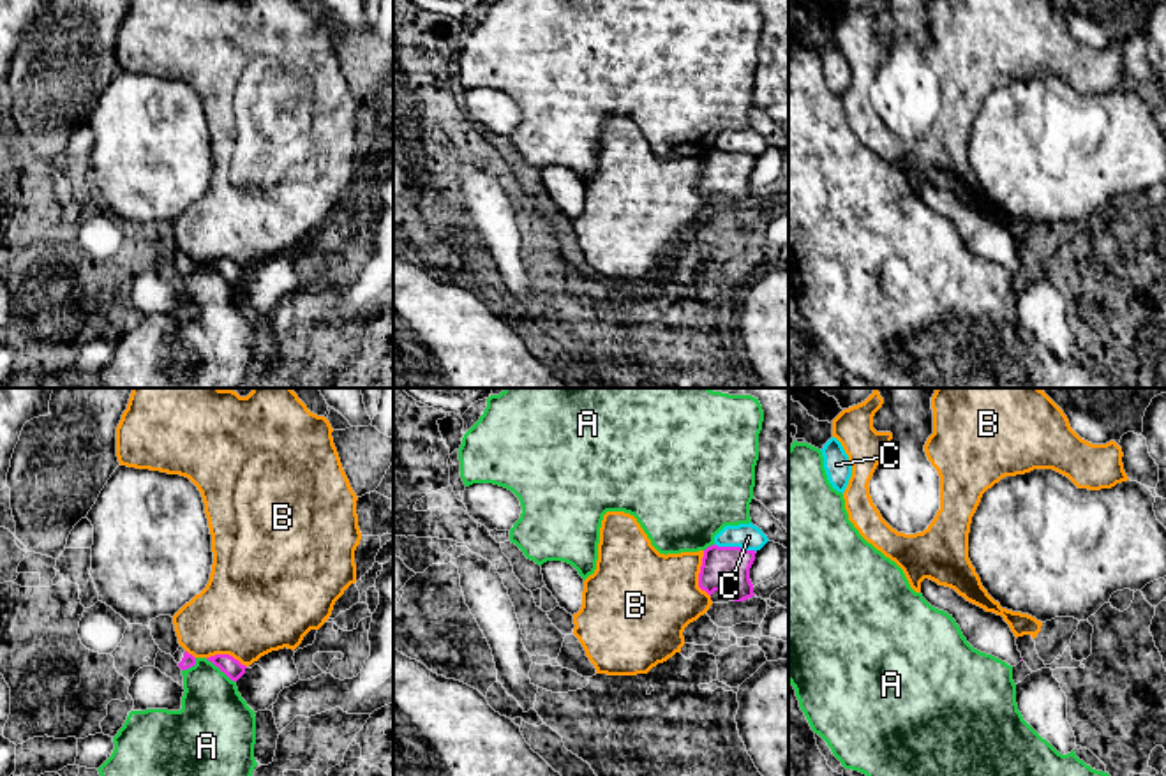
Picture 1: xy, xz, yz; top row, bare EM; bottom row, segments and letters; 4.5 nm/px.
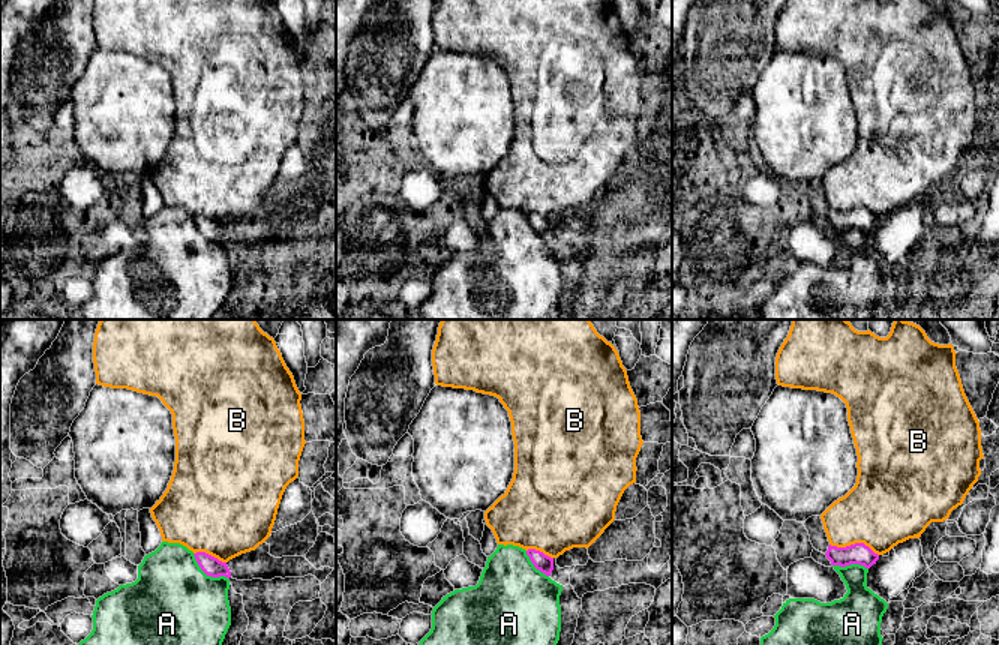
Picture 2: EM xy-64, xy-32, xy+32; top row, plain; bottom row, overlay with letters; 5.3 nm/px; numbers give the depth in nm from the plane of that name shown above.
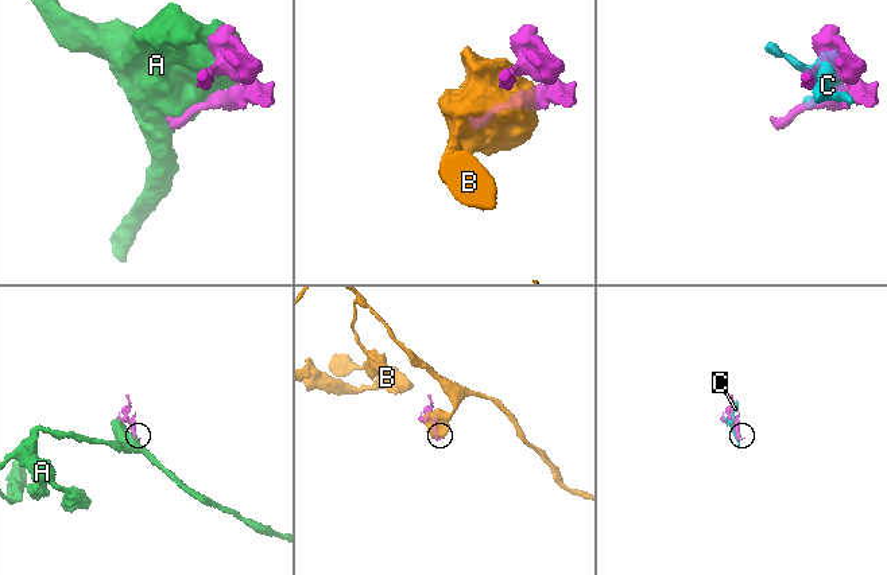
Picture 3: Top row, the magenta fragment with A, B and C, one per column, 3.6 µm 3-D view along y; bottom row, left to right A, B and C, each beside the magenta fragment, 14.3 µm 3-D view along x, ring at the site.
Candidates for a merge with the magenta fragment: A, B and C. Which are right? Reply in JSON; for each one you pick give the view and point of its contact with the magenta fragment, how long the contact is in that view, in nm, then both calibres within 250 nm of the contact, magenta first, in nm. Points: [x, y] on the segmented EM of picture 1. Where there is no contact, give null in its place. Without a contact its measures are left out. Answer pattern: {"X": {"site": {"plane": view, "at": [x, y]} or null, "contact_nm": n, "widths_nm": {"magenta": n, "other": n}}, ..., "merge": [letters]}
{"merge": []}

